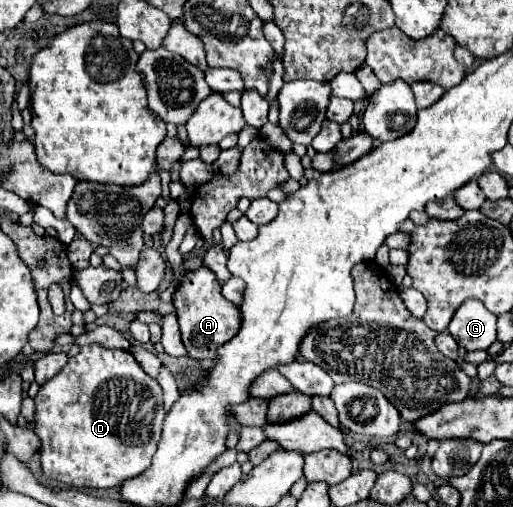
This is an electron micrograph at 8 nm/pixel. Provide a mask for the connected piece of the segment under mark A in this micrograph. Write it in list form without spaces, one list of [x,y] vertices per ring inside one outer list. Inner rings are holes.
[[[204,265],[194,271],[188,271],[188,275],[174,291],[172,299],[188,355],[196,361],[216,361],[216,349],[228,339],[232,339],[240,329],[240,309],[222,297],[220,281]]]

